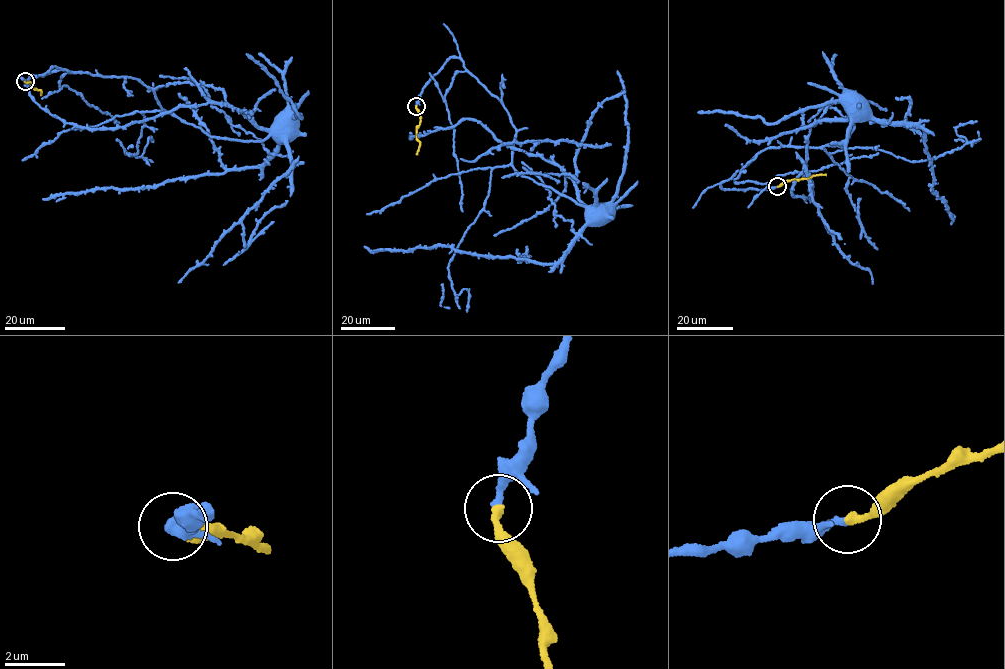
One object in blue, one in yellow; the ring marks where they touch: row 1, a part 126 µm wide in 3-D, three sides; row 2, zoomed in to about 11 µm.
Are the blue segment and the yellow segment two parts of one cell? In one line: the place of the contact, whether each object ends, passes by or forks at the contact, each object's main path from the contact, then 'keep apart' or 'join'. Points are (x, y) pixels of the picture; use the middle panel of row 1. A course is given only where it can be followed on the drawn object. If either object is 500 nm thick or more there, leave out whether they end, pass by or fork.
at (416, 106); blue ends there; yellow ends there; blue runs (416, 105), (429, 80), (458, 57), (508, 113), (516, 132), (513, 168), (604, 216); yellow runs (416, 105), (420, 121), (416, 129), (419, 142), (416, 154); join

